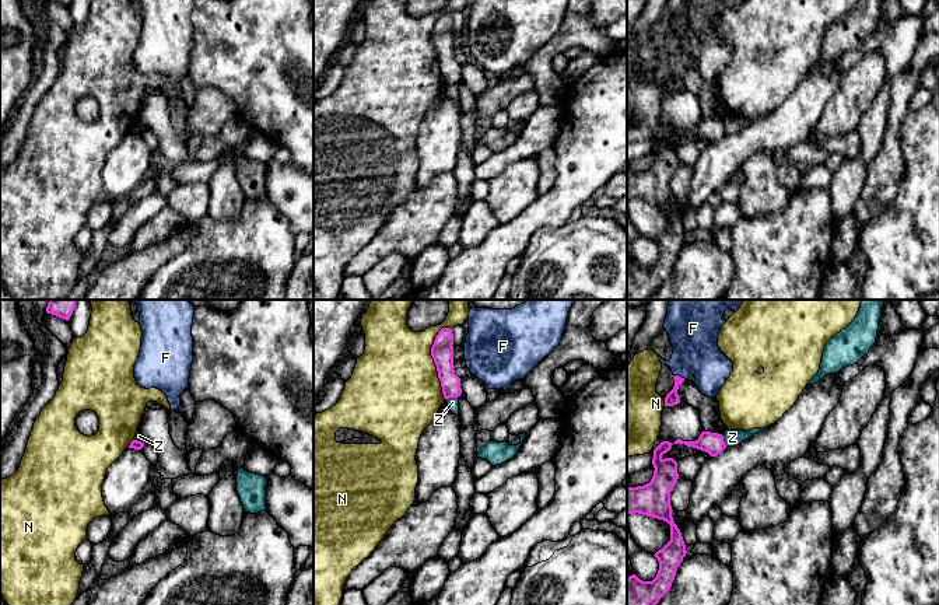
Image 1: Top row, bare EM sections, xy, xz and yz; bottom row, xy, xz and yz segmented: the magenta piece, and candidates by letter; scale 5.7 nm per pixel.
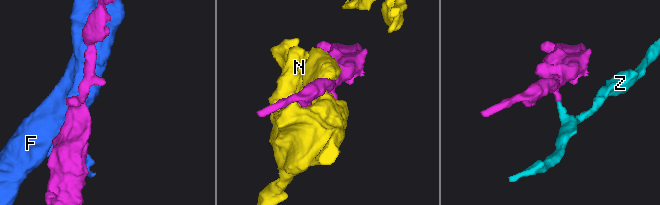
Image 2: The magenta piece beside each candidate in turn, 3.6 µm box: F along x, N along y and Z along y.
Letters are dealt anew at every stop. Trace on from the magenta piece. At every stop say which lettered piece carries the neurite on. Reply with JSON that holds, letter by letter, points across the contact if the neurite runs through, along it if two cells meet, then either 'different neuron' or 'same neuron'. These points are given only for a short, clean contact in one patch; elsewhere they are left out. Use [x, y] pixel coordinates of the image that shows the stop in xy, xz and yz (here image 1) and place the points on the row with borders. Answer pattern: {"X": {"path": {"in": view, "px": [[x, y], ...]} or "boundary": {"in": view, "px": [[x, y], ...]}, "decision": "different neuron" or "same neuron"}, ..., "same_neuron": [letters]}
{"F": {"decision": "different neuron"}, "N": {"decision": "different neuron"}, "Z": {"boundary": {"in": "xz", "px": [[458, 395], [445, 399]]}, "decision": "different neuron"}, "same_neuron": []}

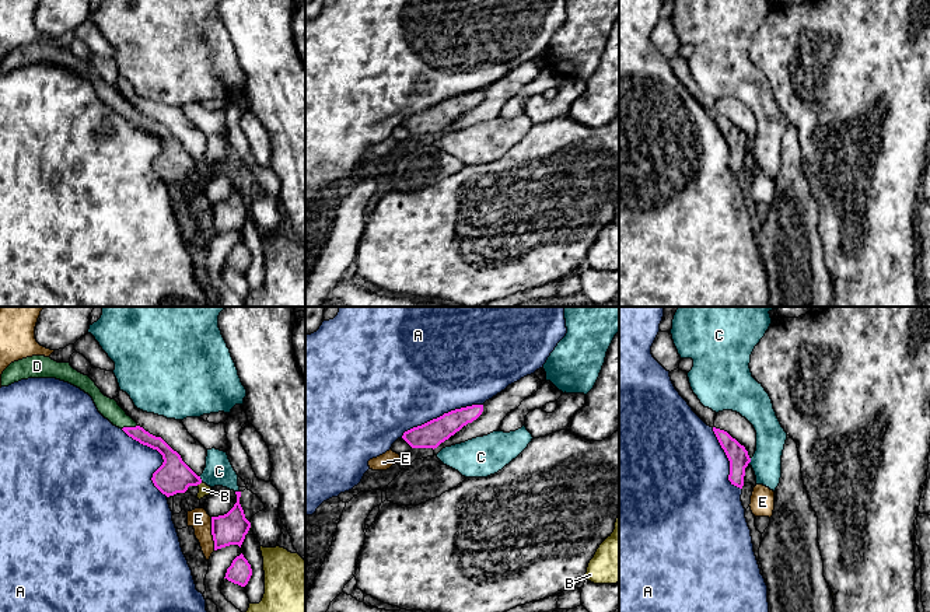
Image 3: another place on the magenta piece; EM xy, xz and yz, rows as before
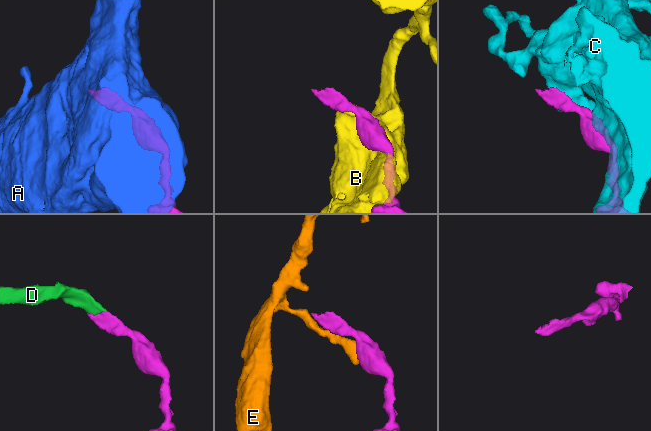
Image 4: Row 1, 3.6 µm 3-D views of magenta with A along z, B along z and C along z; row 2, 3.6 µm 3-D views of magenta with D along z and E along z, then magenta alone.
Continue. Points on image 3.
{"A": {"decision": "different neuron"}, "B": {"decision": "different neuron"}, "C": {"boundary": {"in": "xy", "px": [[199, 476], [202, 481]]}, "decision": "different neuron"}, "D": {"path": {"in": "xy", "px": [[137, 433], [129, 427], [108, 408]]}, "decision": "same neuron"}, "E": {"boundary": {"in": "xy", "px": [[210, 517], [210, 534], [214, 549]]}, "decision": "different neuron"}, "same_neuron": ["D"]}

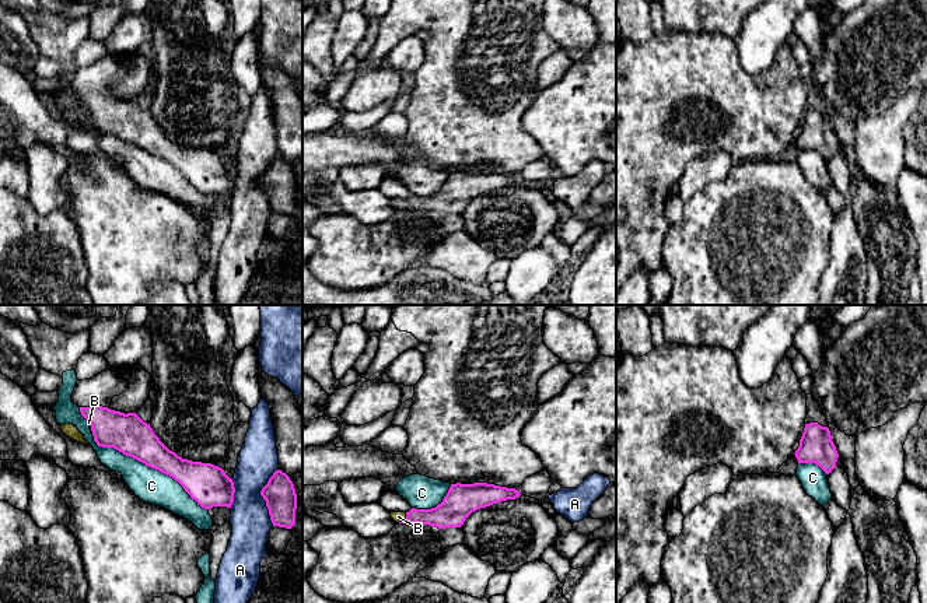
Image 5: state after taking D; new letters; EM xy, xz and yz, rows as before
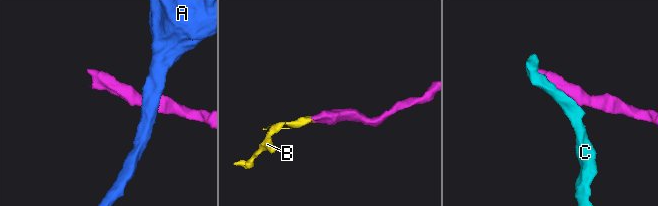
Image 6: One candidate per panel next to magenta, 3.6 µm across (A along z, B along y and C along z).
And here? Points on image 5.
{"A": {"boundary": {"in": "xy", "px": [[276, 469], [261, 491], [272, 525]]}, "decision": "different neuron"}, "B": {"path": {"in": "xz", "px": [[447, 514], [405, 519], [398, 516]]}, "decision": "same neuron"}, "C": {"decision": "different neuron"}, "same_neuron": ["B"]}

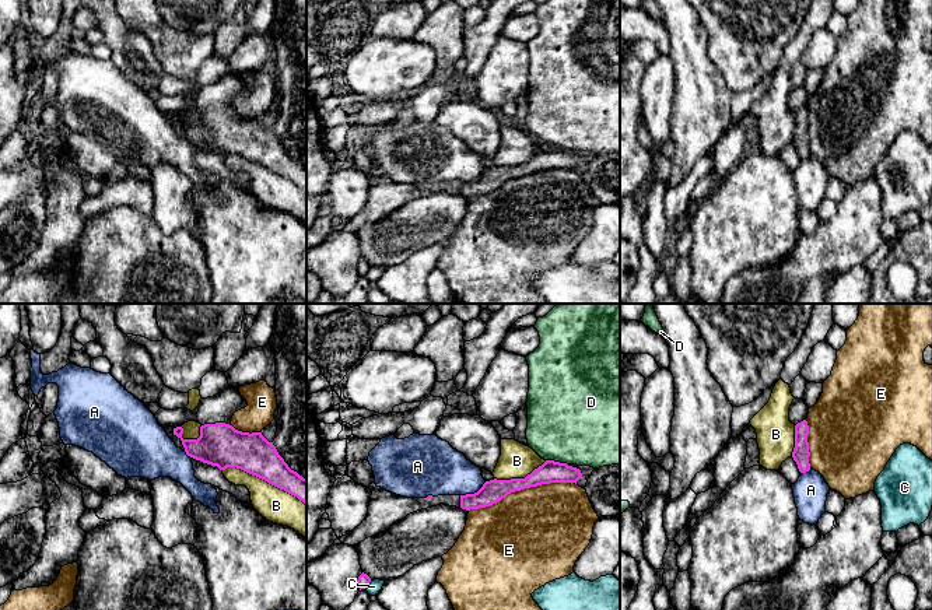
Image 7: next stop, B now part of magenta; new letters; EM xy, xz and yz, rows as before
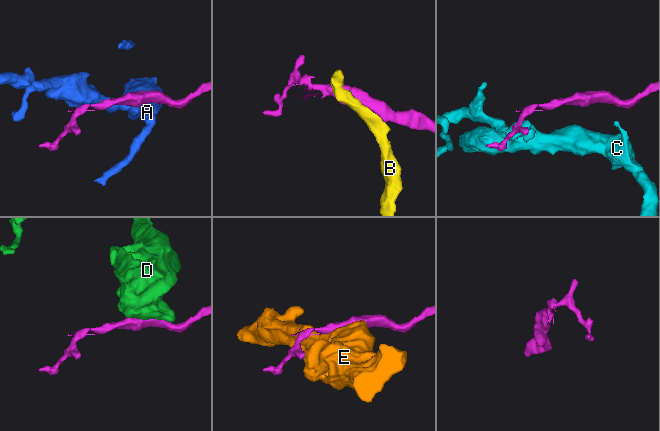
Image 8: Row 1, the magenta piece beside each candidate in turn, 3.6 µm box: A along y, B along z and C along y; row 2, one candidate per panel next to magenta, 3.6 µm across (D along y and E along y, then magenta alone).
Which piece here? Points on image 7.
{"A": {"decision": "different neuron"}, "B": {"decision": "different neuron"}, "C": {"decision": "different neuron"}, "D": {"decision": "different neuron"}, "E": {"boundary": {"in": "xz", "px": [[575, 483], [525, 487], [469, 511]]}, "decision": "different neuron"}, "same_neuron": []}

